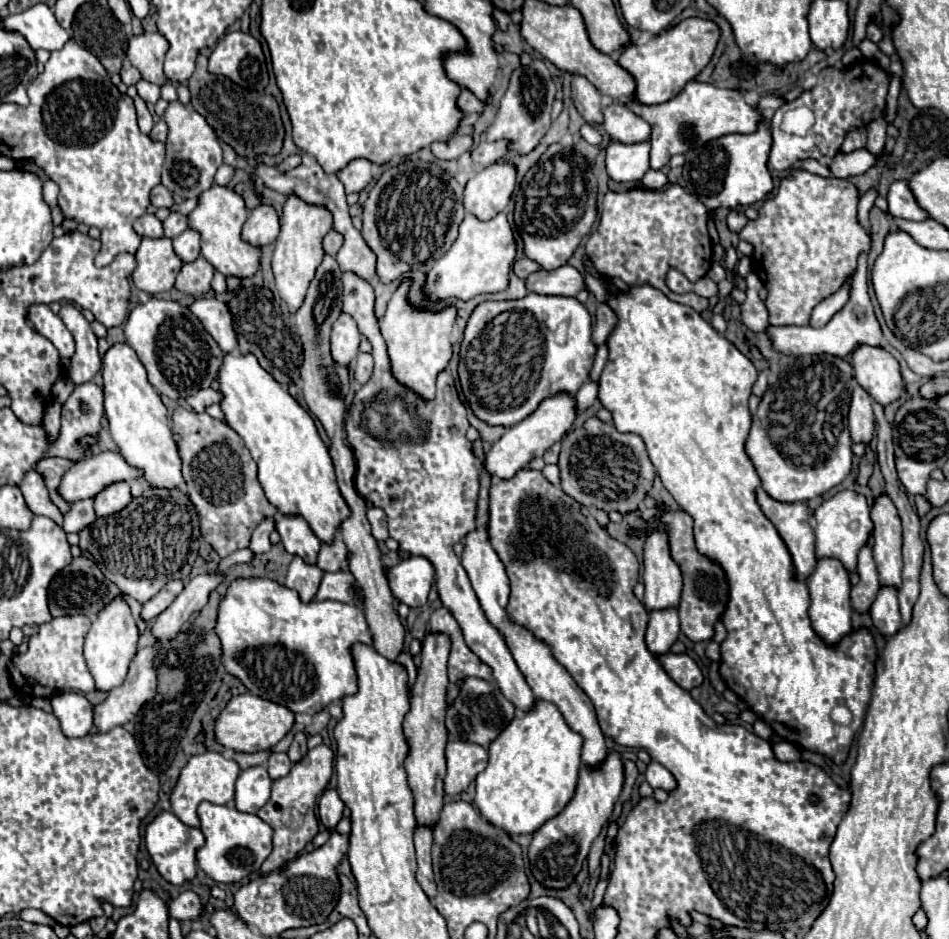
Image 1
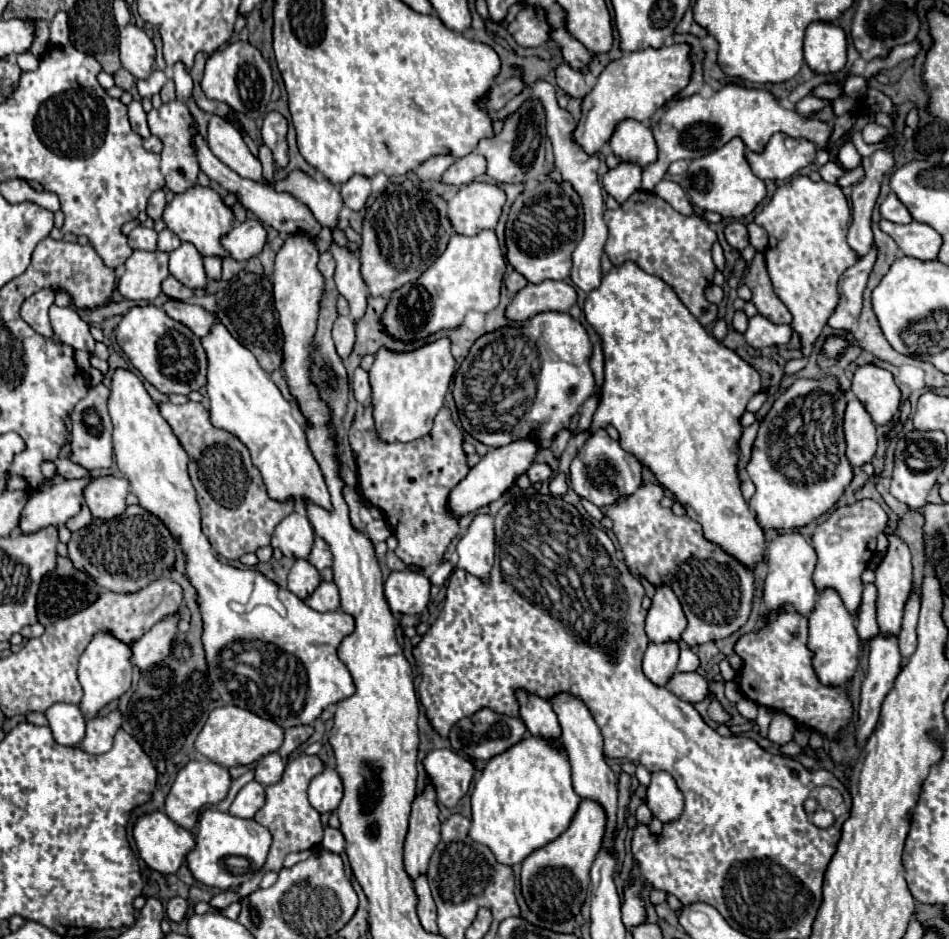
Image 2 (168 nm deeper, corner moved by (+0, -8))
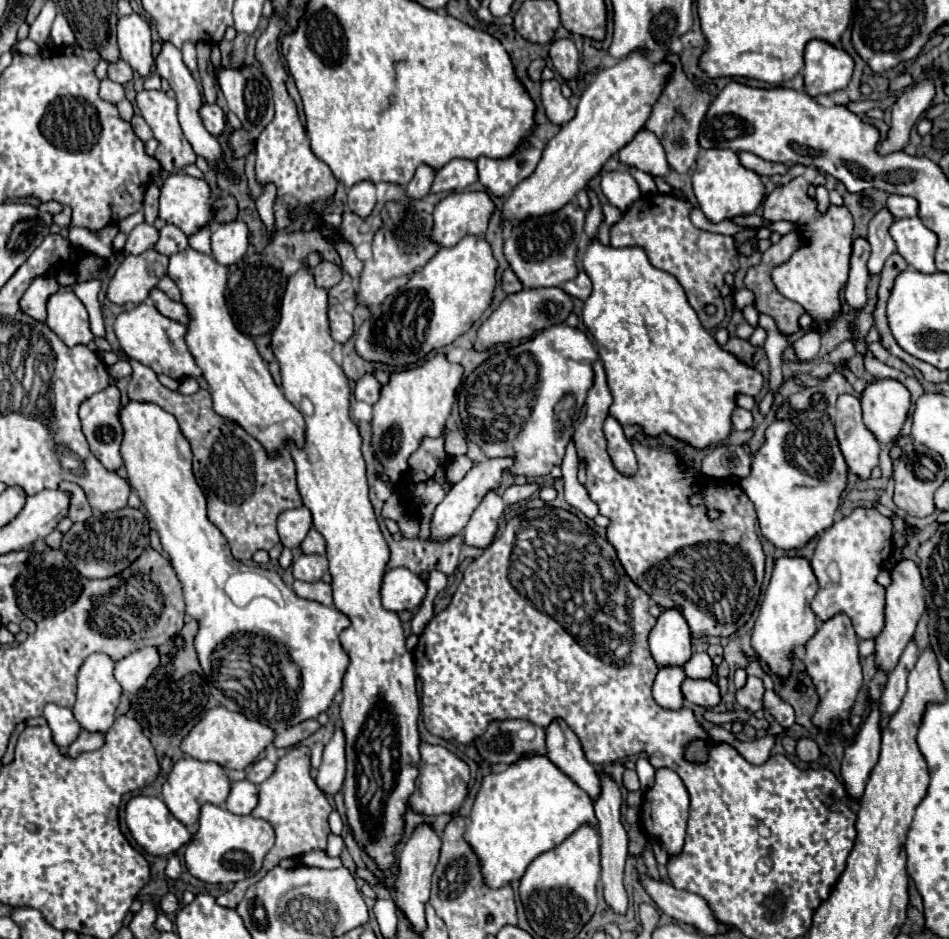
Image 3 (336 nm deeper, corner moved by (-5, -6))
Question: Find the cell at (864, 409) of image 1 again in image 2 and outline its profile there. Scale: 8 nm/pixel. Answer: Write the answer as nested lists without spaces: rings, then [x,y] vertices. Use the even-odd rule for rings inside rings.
[[[851,400],[843,416],[843,432],[847,444],[847,460],[851,466],[861,468],[871,462],[877,452],[875,424],[859,400]]]

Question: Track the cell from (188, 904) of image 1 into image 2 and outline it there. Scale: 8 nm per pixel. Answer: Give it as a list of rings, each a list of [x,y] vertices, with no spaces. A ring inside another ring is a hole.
[[[171,898],[167,904],[167,916],[173,922],[181,922],[181,920],[185,920],[185,914],[187,914],[185,898]]]

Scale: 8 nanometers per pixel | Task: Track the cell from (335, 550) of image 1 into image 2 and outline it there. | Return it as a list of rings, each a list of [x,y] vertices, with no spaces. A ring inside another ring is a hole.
[[[315,536],[315,540],[313,540],[313,548],[311,548],[311,554],[309,554],[309,562],[311,562],[317,570],[323,570],[323,568],[331,566],[329,546],[327,546],[327,542],[321,540],[319,536]]]

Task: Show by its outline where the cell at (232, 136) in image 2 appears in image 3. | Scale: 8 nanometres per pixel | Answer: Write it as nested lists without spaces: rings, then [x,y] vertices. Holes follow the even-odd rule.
[[[204,104],[200,108],[200,118],[206,126],[206,130],[212,134],[212,136],[224,136],[224,124],[226,124],[226,116],[224,112],[216,106],[216,104]]]

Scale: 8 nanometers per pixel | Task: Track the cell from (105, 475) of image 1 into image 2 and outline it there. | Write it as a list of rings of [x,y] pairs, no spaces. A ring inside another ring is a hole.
[[[89,478],[59,480],[57,484],[31,494],[21,512],[19,530],[23,534],[33,534],[47,526],[65,524],[81,510],[83,488],[87,482]]]

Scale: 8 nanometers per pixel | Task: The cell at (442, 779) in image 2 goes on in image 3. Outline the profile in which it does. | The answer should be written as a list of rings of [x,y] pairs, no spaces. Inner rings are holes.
[[[420,744],[420,754],[422,754],[422,760],[418,764],[420,774],[416,780],[416,790],[410,796],[410,808],[416,812],[422,812],[426,816],[438,816],[444,812],[460,810],[460,806],[468,794],[468,780],[470,780],[466,762],[462,762],[454,752],[450,752],[444,746]]]

